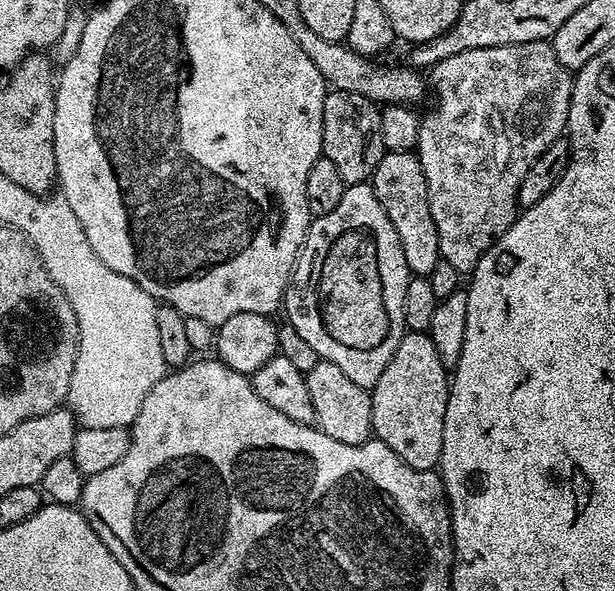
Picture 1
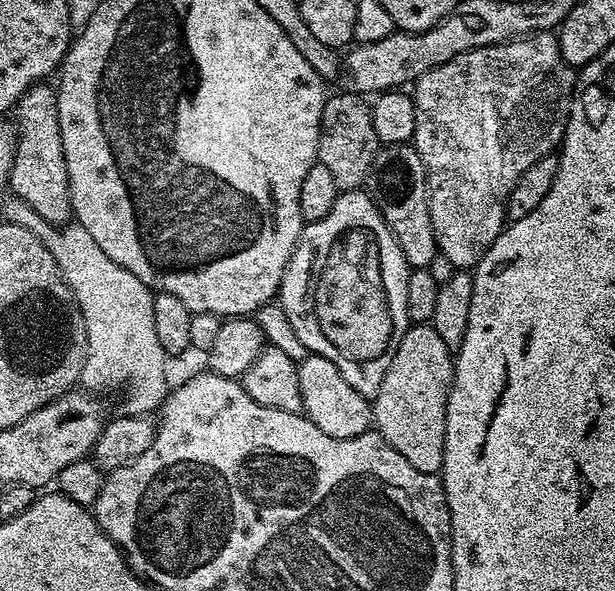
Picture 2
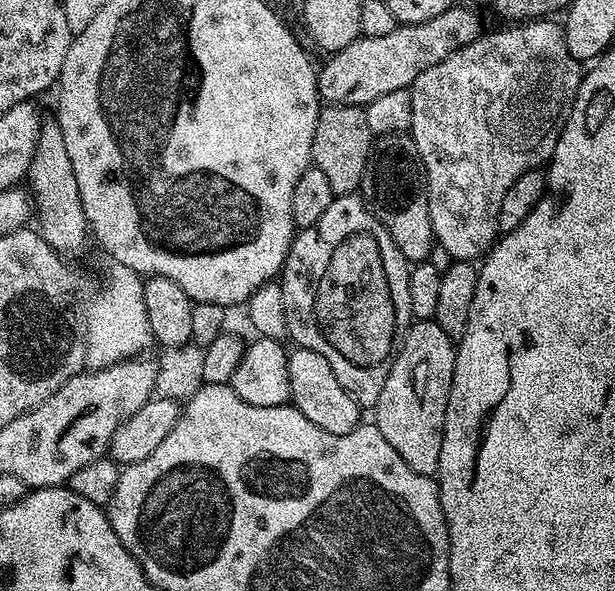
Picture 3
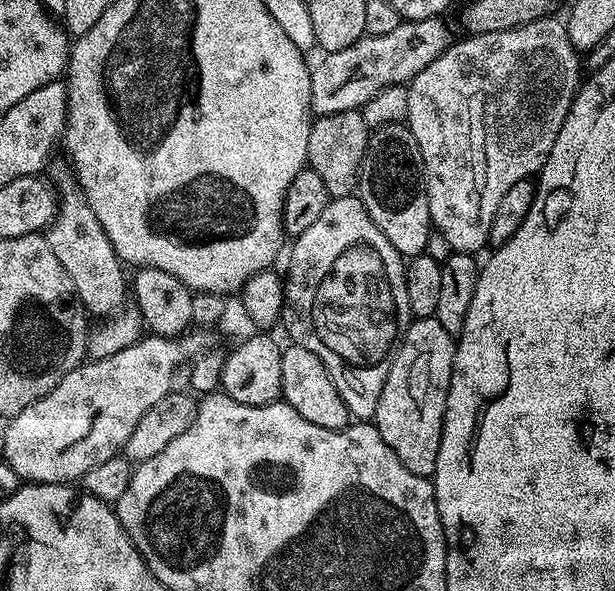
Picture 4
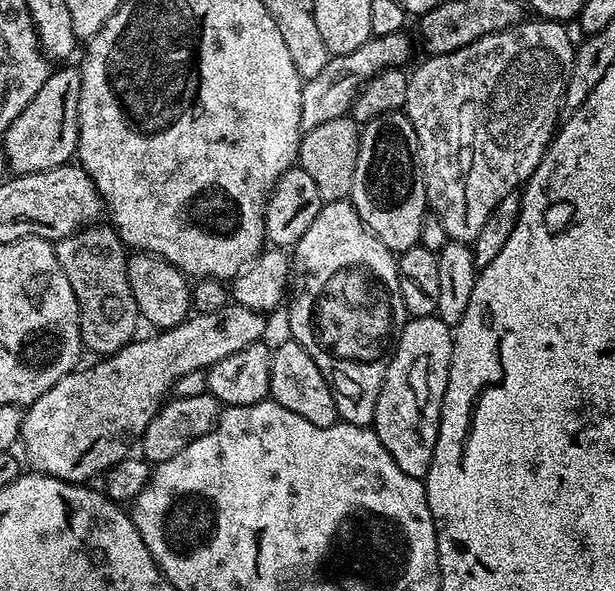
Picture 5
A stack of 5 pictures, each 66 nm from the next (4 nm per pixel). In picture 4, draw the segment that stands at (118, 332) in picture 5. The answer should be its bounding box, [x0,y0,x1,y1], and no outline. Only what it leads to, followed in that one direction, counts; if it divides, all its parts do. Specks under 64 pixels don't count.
[46,195,126,318]

